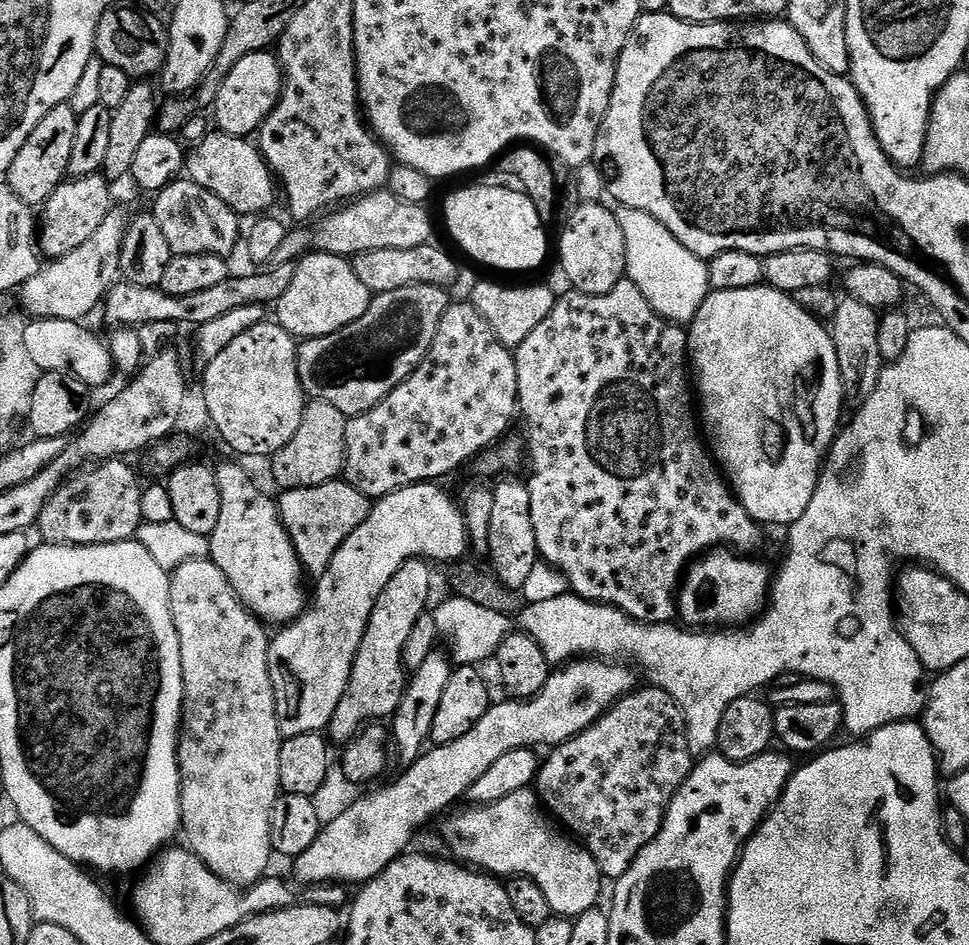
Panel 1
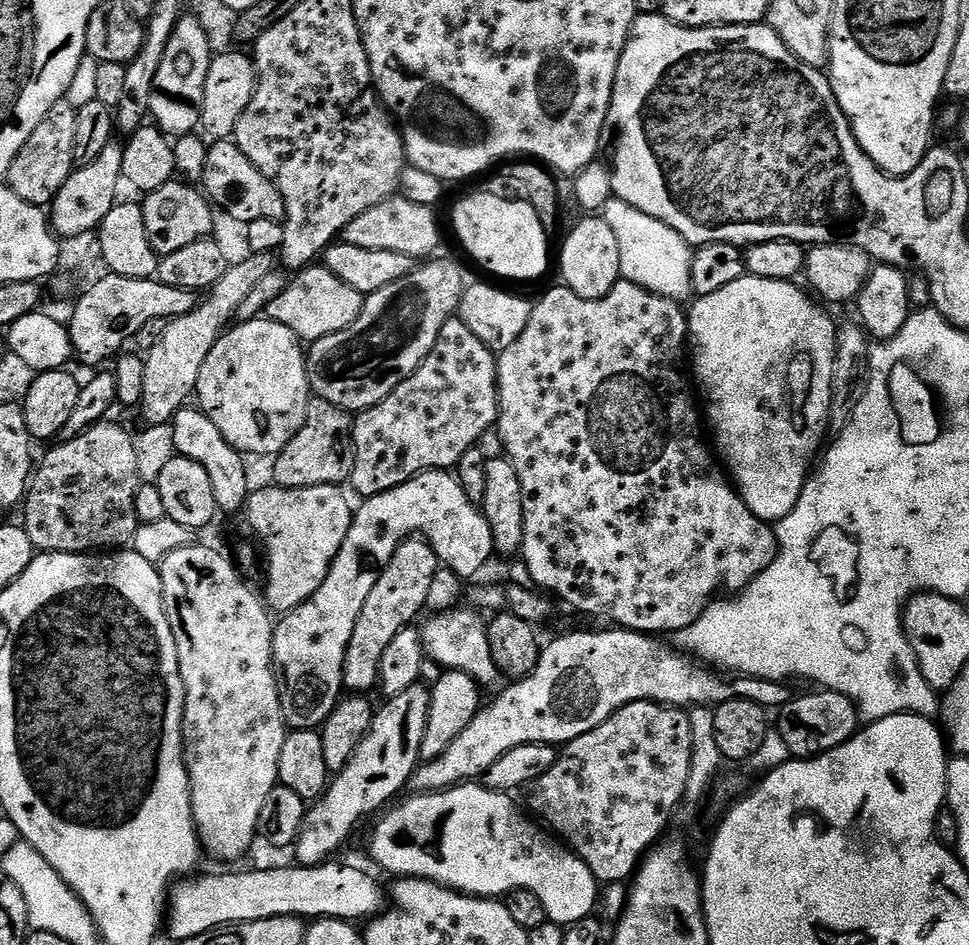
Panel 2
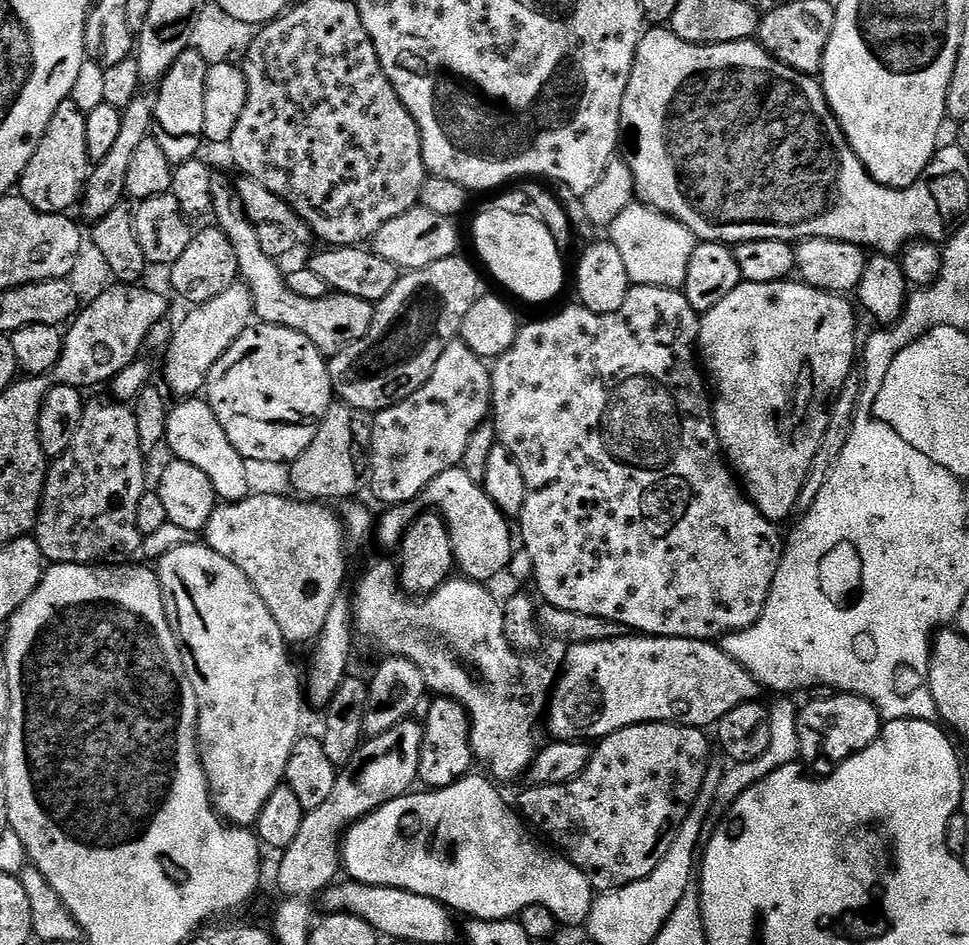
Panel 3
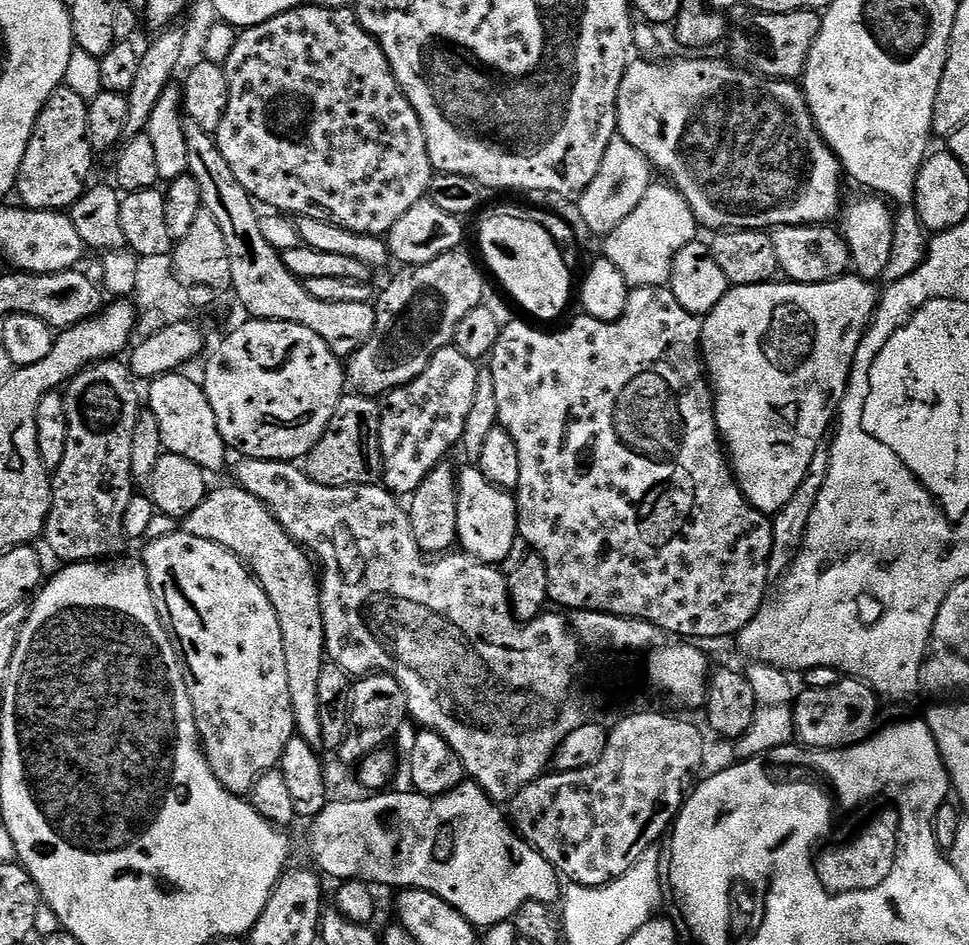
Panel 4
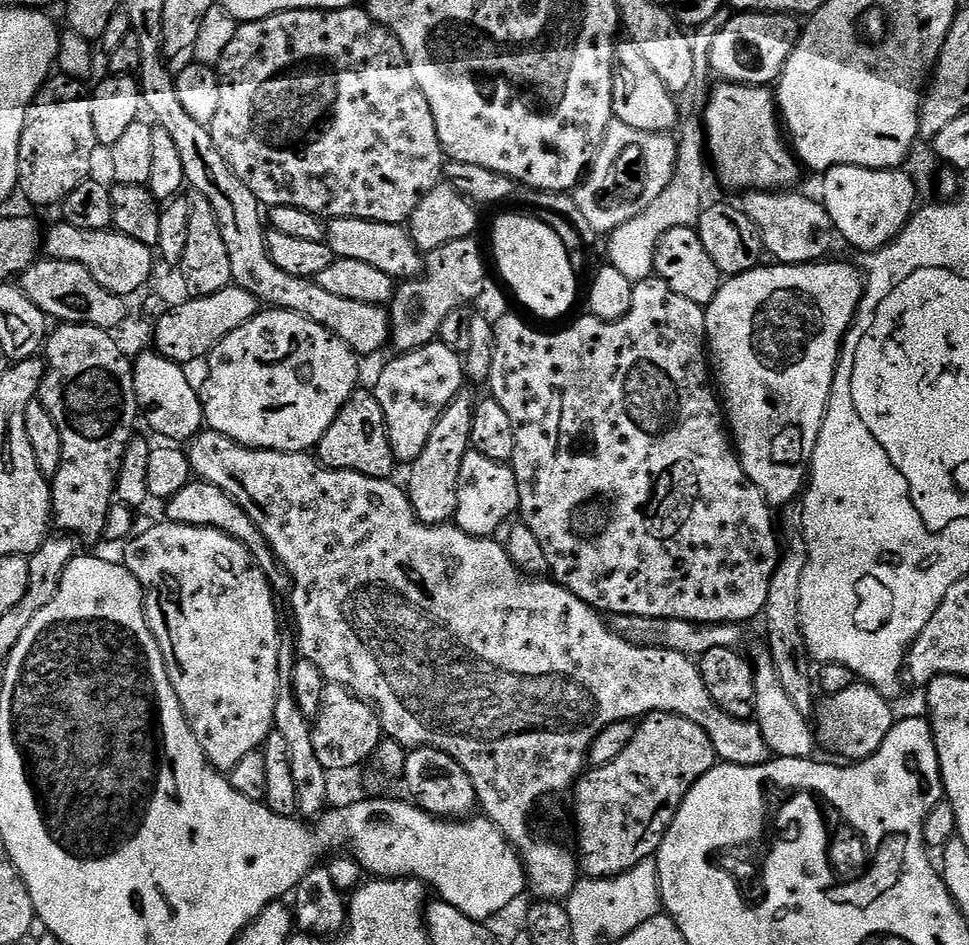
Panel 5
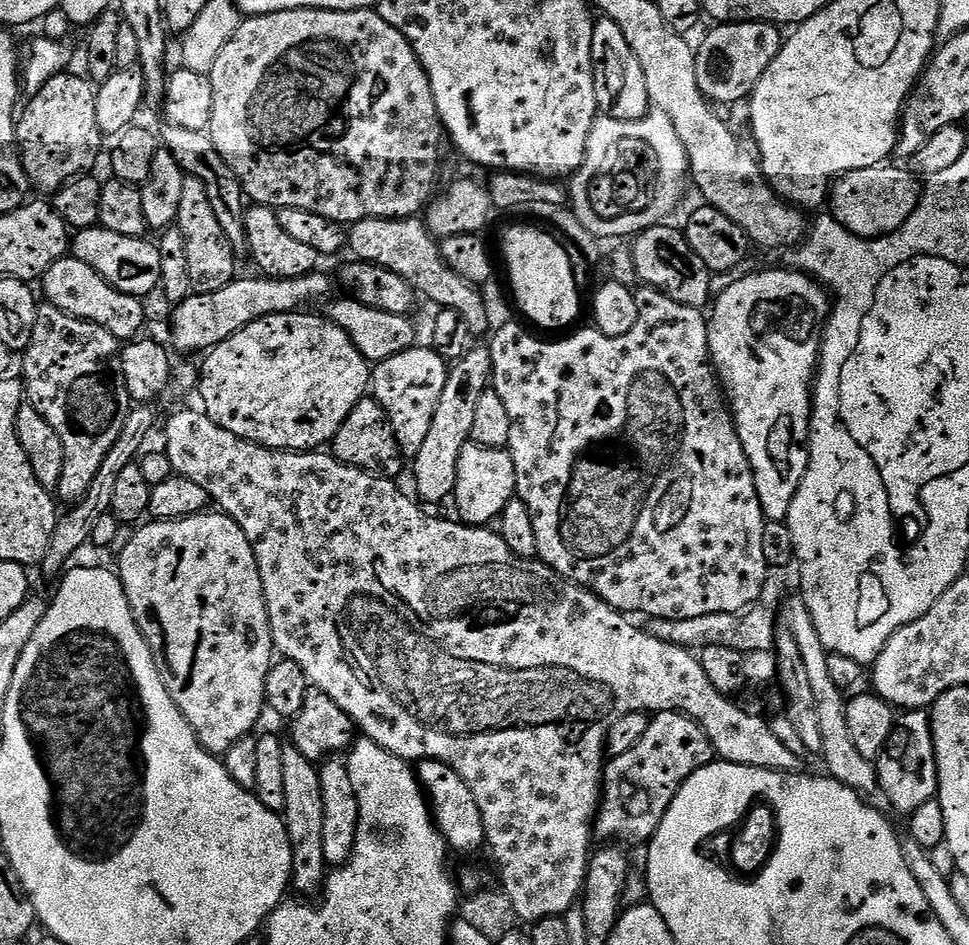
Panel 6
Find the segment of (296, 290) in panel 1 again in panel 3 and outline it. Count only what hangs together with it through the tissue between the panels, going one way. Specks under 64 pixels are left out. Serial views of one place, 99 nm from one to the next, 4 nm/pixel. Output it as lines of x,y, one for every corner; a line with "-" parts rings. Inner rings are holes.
219,174
213,175
210,208
212,212
216,211
215,223
224,231
226,238
230,238
230,246
234,248
240,267
239,279
248,285
252,295
252,311
257,321
298,330
303,336
310,338
314,346
328,354
367,336
372,325
373,301
354,298
341,292
320,298
302,298
302,294
290,291
285,273
280,273
281,265
273,262
262,252
262,246
258,246
256,225
244,212
231,179
223,180

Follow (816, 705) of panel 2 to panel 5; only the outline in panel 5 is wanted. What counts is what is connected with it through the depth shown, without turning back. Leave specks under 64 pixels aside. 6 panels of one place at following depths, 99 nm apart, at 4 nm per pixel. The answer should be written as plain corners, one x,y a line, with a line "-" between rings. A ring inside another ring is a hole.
857,682
851,684
839,694
824,696
817,703
814,713
815,739
825,744
832,752
837,752
840,757
848,762
870,758
886,742
886,734
890,734
894,723
889,697
880,693
879,688
870,684

